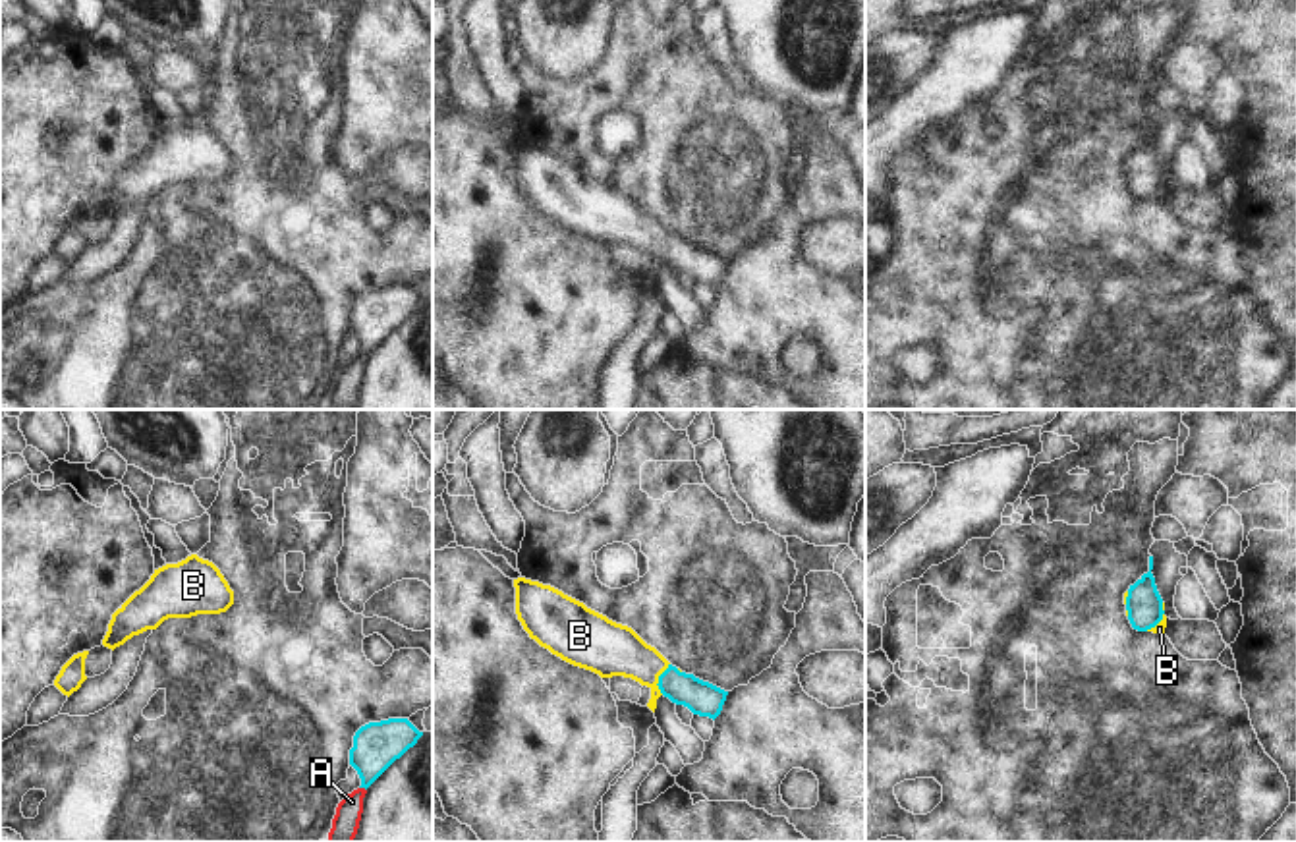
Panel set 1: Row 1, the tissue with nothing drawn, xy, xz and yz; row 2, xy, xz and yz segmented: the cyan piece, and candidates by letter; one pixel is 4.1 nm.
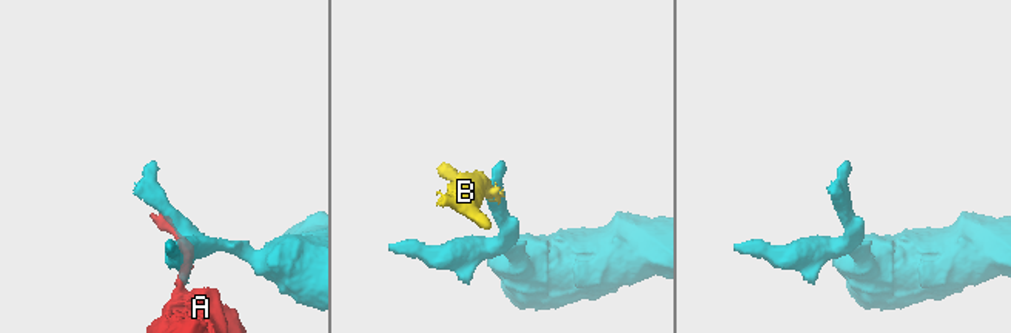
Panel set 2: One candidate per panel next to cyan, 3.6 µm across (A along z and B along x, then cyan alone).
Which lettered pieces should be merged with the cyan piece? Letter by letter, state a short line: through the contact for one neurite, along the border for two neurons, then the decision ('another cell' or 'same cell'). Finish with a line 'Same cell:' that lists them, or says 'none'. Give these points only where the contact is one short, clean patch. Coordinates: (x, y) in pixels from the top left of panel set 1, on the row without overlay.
A: another cell
B: line xz (702, 265), (659, 246), (644, 230), (609, 217); same cell
Same cell: B

